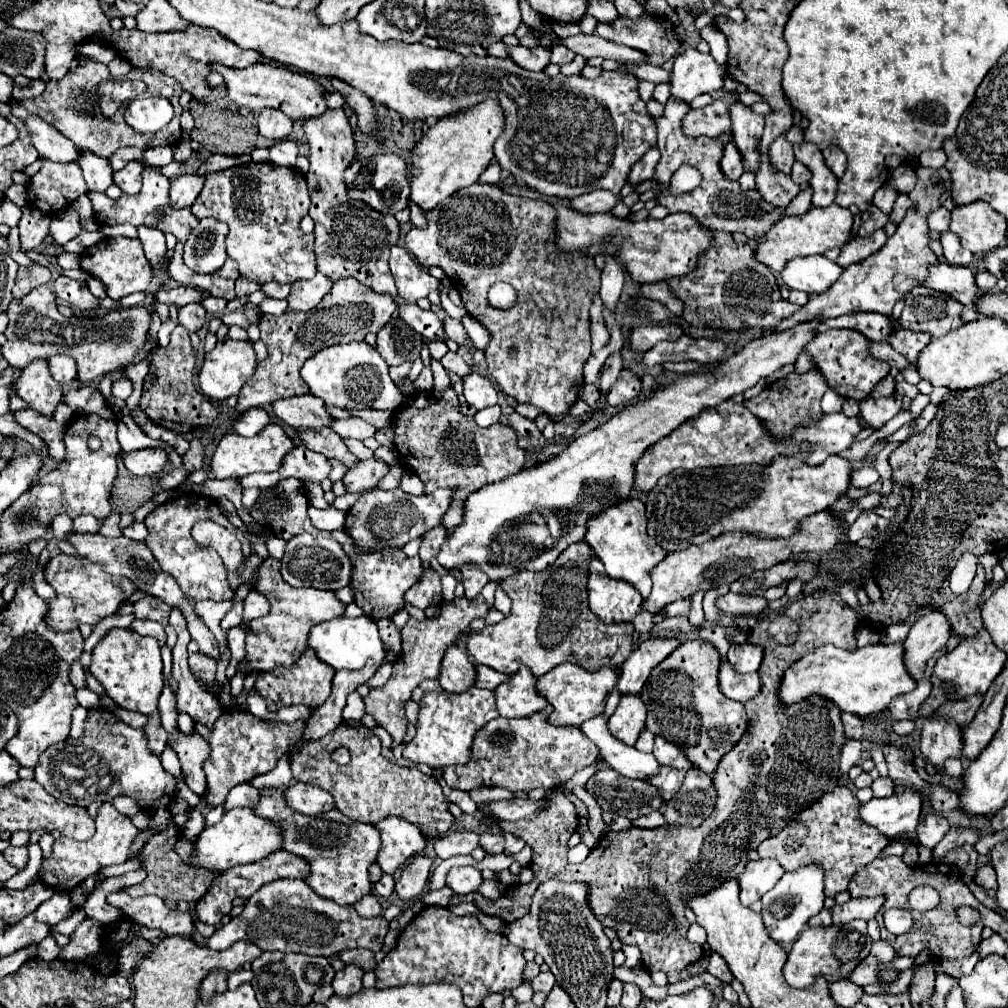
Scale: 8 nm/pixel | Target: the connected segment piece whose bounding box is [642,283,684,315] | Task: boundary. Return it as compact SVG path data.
M646 283L646 285L642 285L642 295L652 301L664 303L664 307L668 307L668 311L672 315L682 315L684 303L670 291L670 287L666 283Z

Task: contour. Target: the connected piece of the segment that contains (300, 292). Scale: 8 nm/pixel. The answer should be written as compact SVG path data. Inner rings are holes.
M320 271L312 279L298 279L296 283L292 283L288 307L296 311L310 311L322 301L322 297L332 289L332 285L334 281L326 275L320 275Z

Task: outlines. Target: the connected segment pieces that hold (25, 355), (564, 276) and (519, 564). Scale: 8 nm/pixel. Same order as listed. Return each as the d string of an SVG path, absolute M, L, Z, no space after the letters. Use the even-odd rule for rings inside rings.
M38 287L20 299L14 297L8 305L8 341L2 347L2 355L12 367L20 369L24 369L36 359L48 359L52 355L70 355L76 361L76 379L80 383L98 381L106 373L128 367L144 349L156 305L158 301L154 299L148 307L120 307L108 311L104 317L64 317L52 301L50 287Z
M474 183L472 191L456 195L456 201L444 201L440 207L424 213L428 227L412 227L406 235L406 249L416 257L422 269L440 267L452 279L452 285L460 291L468 313L490 329L492 341L486 347L486 363L492 379L498 387L514 397L518 403L530 403L540 407L546 415L568 413L576 403L584 385L582 367L590 357L590 307L594 297L600 293L600 269L594 257L582 251L568 253L556 245L556 215L558 211L546 199L528 199L502 191L498 185ZM496 283L510 283L516 293L516 305L510 311L494 309L486 293ZM516 347L516 357L508 355L508 349Z
M824 319L796 323L796 327L790 327L788 331L772 331L760 339L752 339L736 355L724 359L720 367L696 375L684 375L676 383L656 391L654 397L622 409L594 431L574 437L560 455L530 469L522 469L500 483L488 483L488 487L474 491L464 503L464 521L452 531L448 541L442 543L438 563L448 571L456 571L462 563L474 563L490 579L506 579L522 569L542 571L544 567L550 567L568 545L584 539L584 527L588 527L588 519L592 519L596 511L604 511L604 507L614 507L620 499L628 499L634 487L634 465L650 445L670 435L684 421L698 417L704 409L716 407L722 401L744 393L762 377L772 375L786 363L794 363L814 339L816 325L822 321ZM546 509L566 511L562 537L556 541L552 539L552 545L526 539L522 529L526 517L532 517L534 521L534 515L540 515Z

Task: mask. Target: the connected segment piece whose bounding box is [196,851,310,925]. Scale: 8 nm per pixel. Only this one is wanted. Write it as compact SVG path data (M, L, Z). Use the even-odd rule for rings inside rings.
M276 851L272 853L270 857L262 859L262 861L256 861L256 863L250 863L250 865L240 865L240 867L232 867L230 871L224 871L220 873L214 883L212 883L212 889L208 895L204 895L198 905L196 905L196 915L202 923L208 923L208 925L218 925L220 919L230 913L230 903L232 899L236 897L242 897L242 899L250 899L262 885L266 883L272 883L274 879L288 879L288 877L296 877L296 879L306 879L308 877L308 861L306 859L300 859L298 855L292 855L288 851Z

